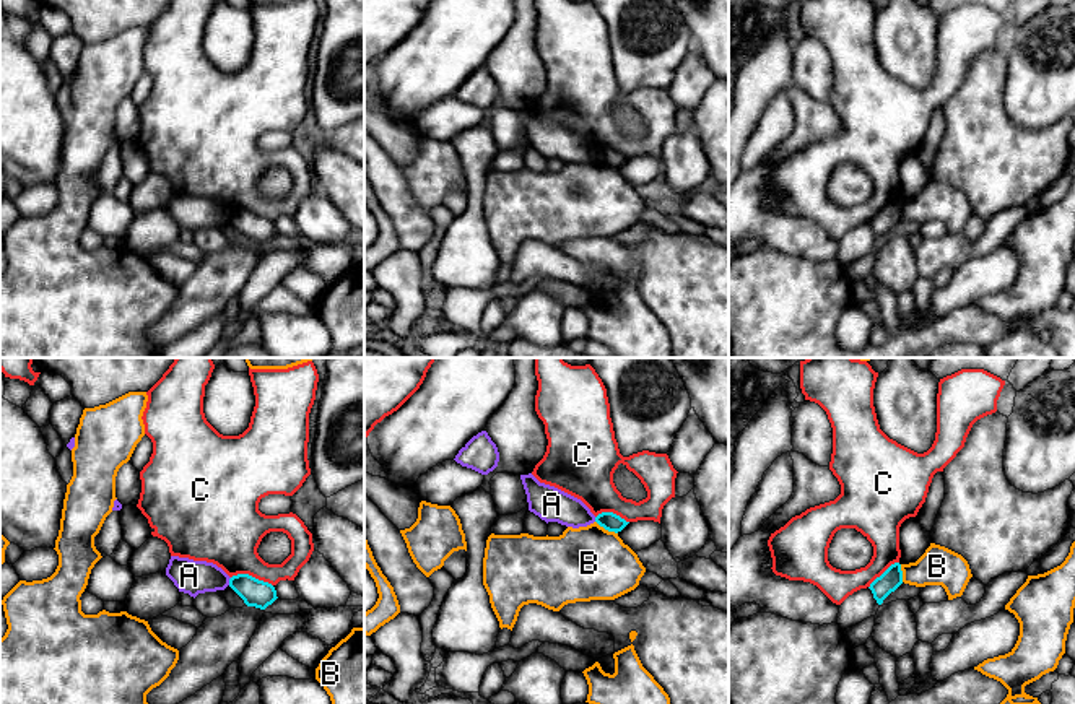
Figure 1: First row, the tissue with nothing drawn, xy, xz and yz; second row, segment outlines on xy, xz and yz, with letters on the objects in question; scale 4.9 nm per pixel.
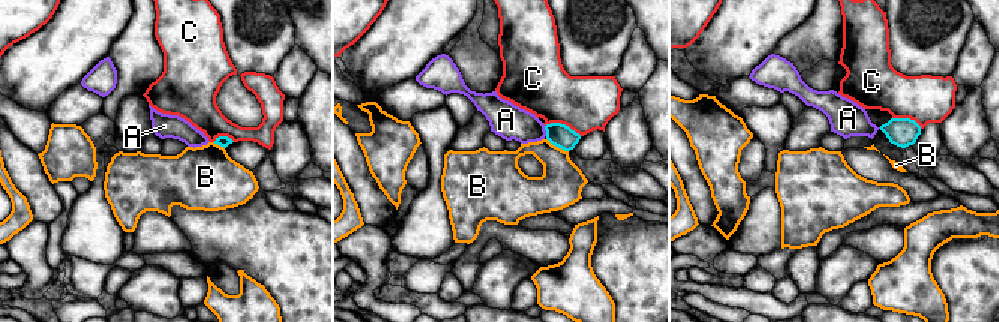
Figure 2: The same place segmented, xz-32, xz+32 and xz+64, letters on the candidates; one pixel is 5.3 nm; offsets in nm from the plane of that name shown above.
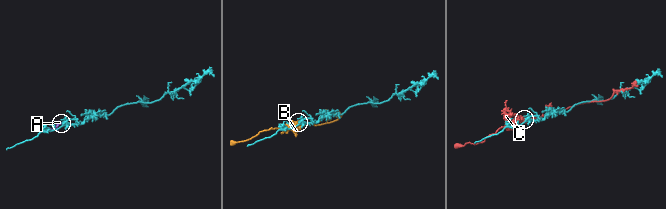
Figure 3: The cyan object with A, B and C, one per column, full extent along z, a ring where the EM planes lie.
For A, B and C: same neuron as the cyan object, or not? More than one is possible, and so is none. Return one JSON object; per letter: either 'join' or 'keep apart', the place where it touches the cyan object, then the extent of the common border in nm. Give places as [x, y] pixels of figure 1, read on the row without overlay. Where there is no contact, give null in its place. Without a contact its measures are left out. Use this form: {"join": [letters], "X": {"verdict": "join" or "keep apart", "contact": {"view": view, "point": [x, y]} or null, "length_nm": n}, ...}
{"join": [], "A": {"verdict": "keep apart", "contact": {"view": "xy", "point": [230, 217]}, "length_nm": 40}, "B": {"verdict": "keep apart", "contact": {"view": "xz", "point": [607, 165]}, "length_nm": 130}, "C": {"verdict": "keep apart", "contact": {"view": "xy", "point": [251, 212]}, "length_nm": 220}}

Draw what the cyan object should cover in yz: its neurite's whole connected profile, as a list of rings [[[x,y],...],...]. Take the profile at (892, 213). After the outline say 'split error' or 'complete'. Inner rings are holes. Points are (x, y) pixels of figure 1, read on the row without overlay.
[[[891,200],[880,213],[870,219],[870,226],[878,241],[903,219],[901,200]]]; complete

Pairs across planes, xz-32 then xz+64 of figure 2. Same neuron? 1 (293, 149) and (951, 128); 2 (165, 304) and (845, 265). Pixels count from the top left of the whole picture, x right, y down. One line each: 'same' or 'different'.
1: same
2: same

